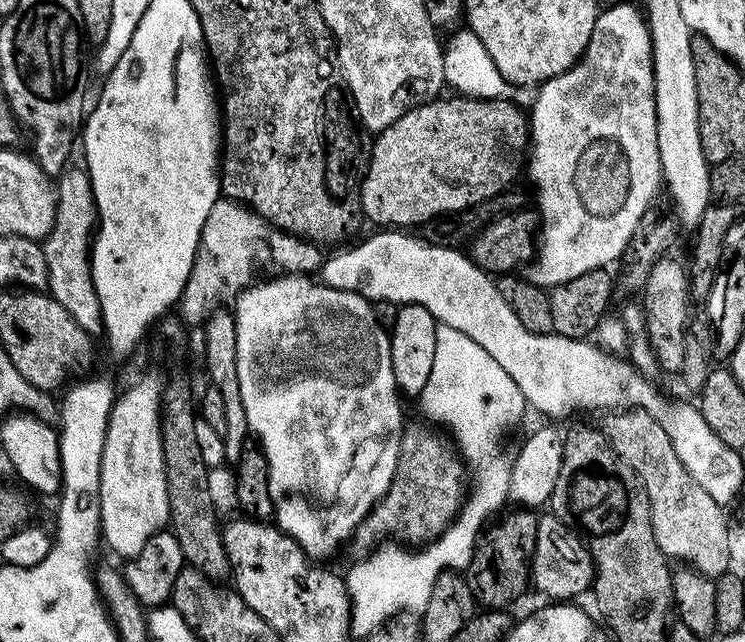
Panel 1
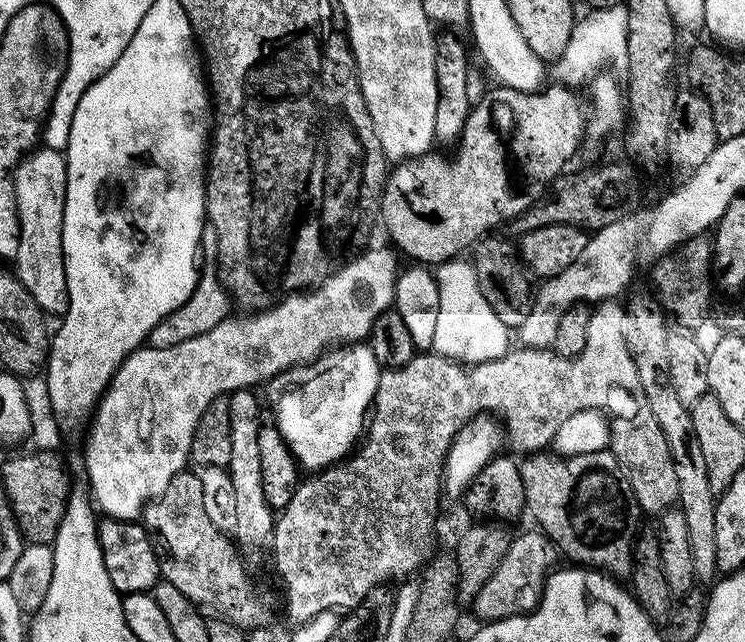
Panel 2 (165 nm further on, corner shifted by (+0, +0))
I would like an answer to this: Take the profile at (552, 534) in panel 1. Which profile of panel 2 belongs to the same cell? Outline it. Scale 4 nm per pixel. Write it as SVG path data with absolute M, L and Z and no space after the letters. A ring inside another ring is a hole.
M533 530L521 536L513 535L506 554L502 554L502 562L498 562L498 570L494 570L482 590L478 590L474 601L477 618L480 622L491 622L531 612L544 595L544 584L557 564L558 549L543 532Z

